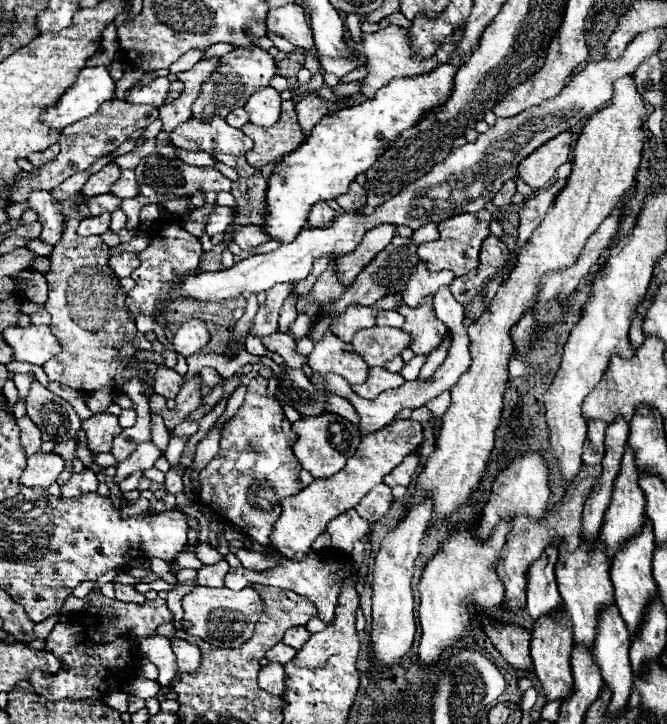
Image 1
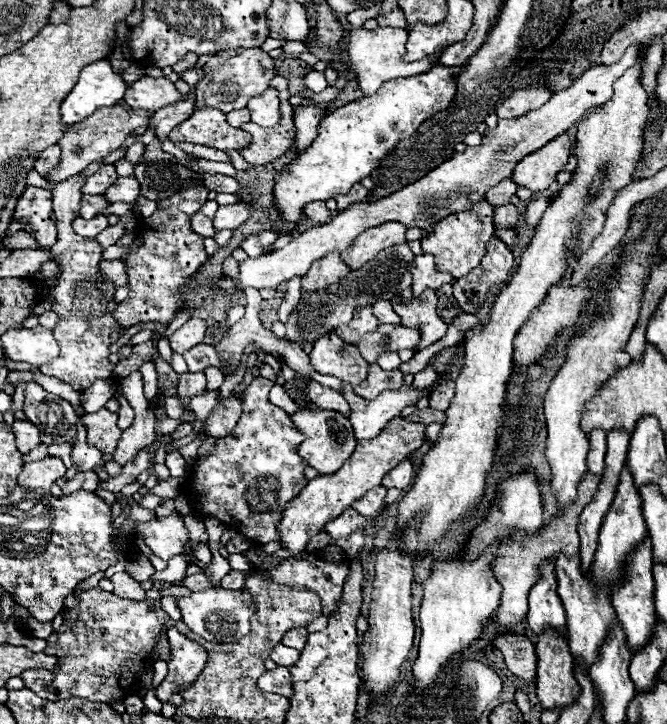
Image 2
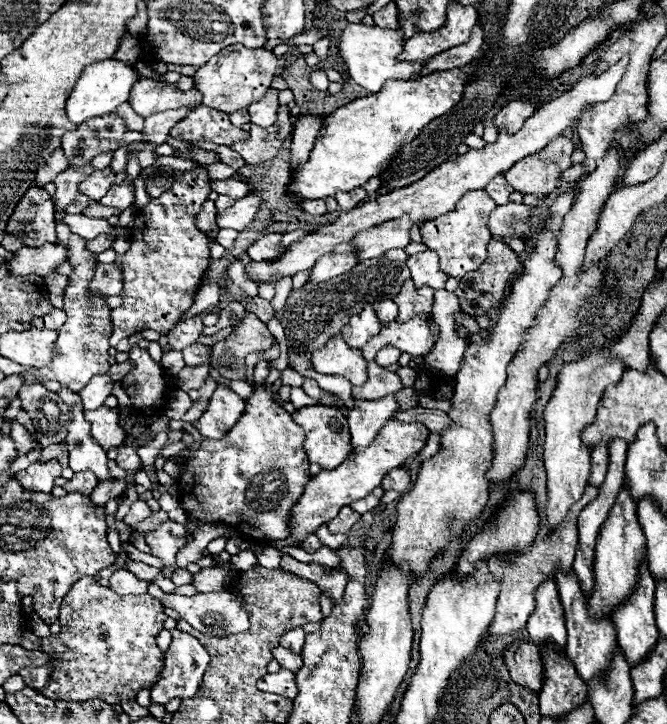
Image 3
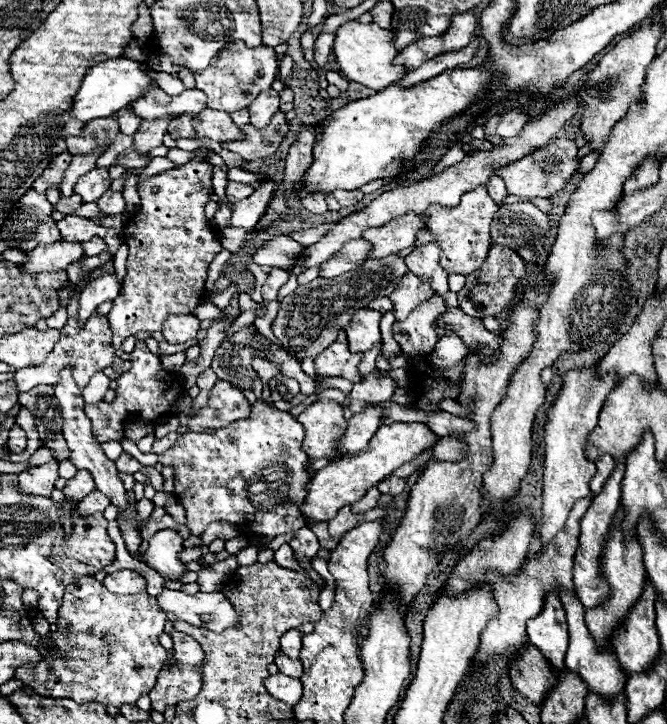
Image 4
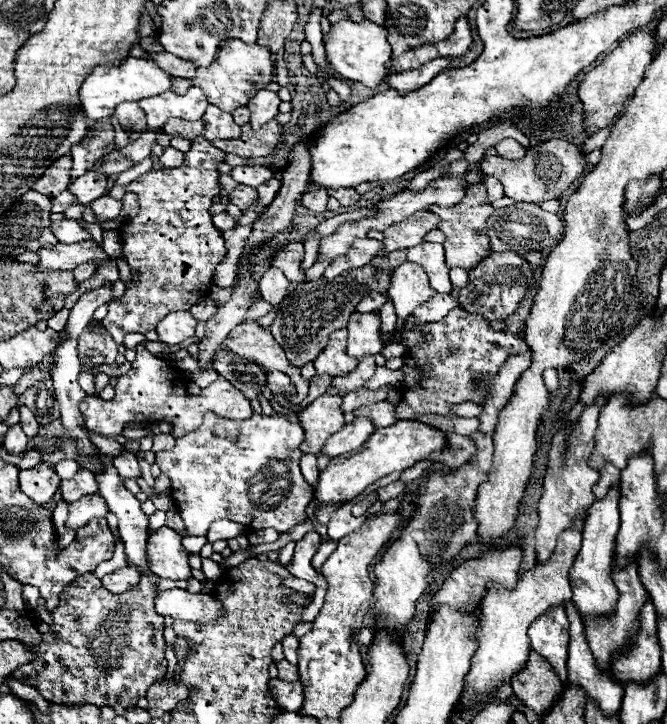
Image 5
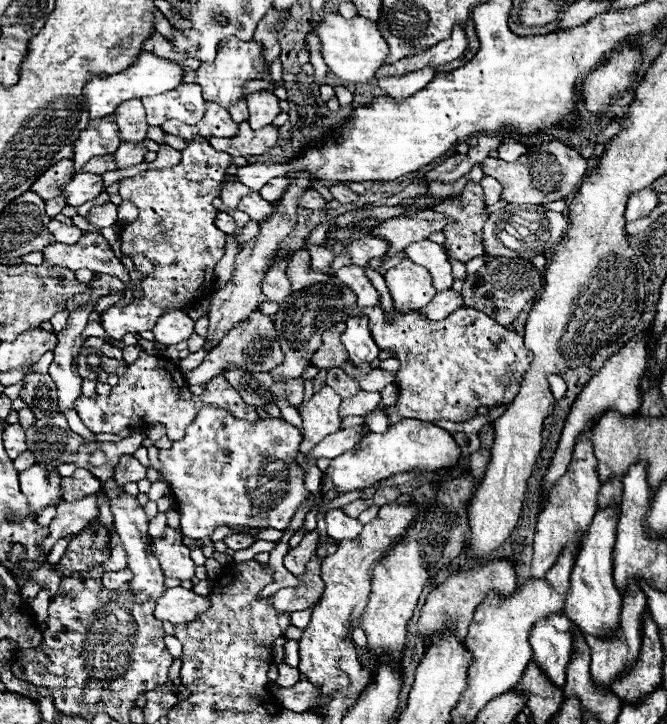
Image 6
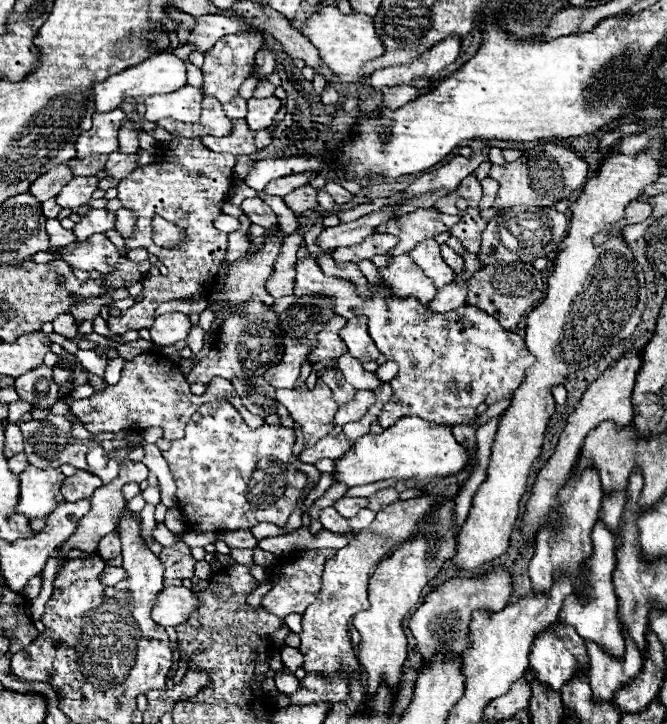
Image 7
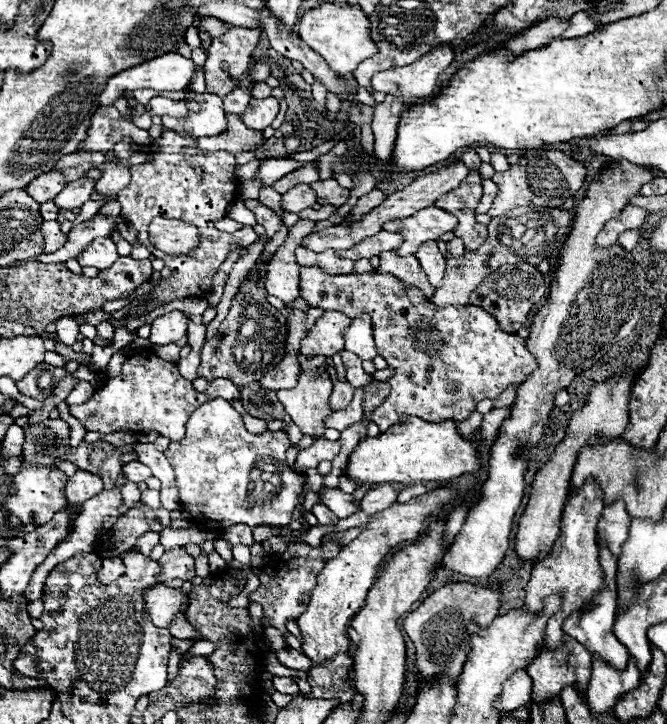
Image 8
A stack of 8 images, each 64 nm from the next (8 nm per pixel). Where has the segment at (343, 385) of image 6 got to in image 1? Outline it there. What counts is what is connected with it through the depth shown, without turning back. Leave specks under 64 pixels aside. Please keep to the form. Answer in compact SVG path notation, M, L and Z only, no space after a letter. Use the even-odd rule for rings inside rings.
M374 326L372 330L356 332L352 340L354 350L364 358L370 368L384 366L394 356L400 356L404 348L408 348L410 336L404 330L388 328L388 326Z

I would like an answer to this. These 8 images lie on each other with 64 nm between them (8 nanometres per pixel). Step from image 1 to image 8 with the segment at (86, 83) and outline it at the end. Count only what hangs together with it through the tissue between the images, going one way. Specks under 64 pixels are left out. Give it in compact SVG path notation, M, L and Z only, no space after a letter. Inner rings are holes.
M176 52L172 54L164 54L160 58L152 58L152 62L144 62L140 66L132 66L128 70L122 70L120 74L108 78L106 86L102 88L100 92L100 106L114 106L114 102L130 92L136 92L136 90L156 90L156 92L178 92L178 90L186 90L188 84L190 84L190 78L194 74L196 66L190 58L184 58Z

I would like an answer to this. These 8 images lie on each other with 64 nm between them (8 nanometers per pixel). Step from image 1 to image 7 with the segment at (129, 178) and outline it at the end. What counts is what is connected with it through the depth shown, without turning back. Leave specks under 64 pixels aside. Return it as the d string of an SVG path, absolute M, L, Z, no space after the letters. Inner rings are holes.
M92 208L76 226L76 238L78 242L84 242L90 234L94 232L106 232L110 228L114 228L114 220L116 220L116 212L110 212L106 208Z

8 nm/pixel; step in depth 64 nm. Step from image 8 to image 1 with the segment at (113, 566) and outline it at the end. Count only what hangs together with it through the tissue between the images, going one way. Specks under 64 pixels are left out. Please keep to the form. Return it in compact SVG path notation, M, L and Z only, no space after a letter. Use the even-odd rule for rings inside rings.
M116 584L114 590L116 590L116 598L122 600L122 602L132 602L132 604L144 604L146 602L144 594L136 592L132 586L120 586L120 584Z

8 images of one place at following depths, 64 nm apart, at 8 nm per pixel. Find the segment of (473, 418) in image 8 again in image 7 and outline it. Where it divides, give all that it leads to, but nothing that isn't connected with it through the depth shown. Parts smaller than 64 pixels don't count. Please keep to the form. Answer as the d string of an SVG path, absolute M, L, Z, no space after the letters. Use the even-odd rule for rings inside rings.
M454 426L452 428L454 438L466 448L466 450L474 450L476 448L476 426Z

